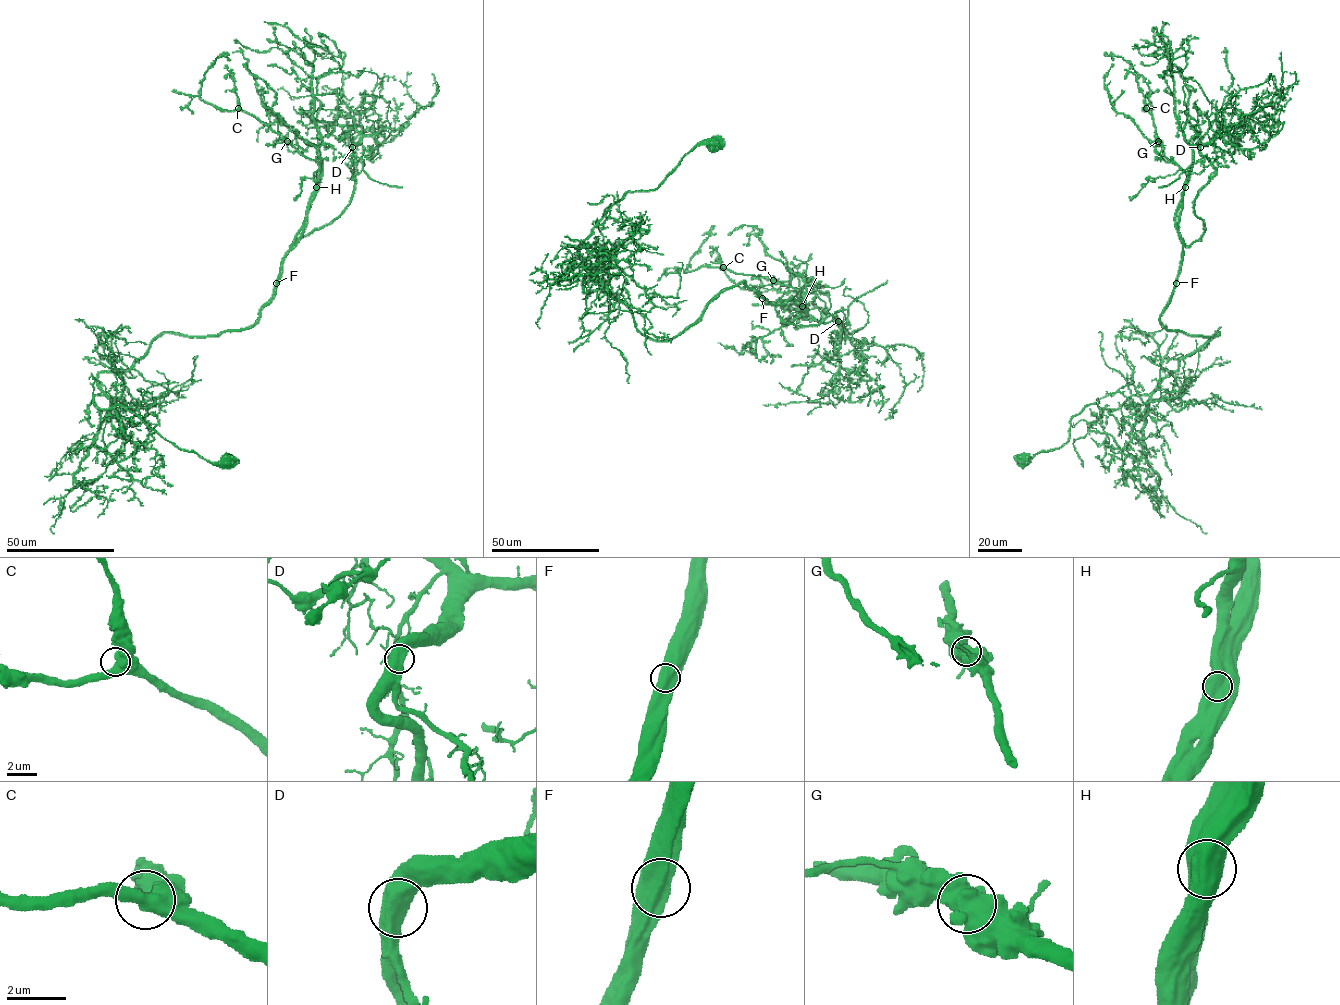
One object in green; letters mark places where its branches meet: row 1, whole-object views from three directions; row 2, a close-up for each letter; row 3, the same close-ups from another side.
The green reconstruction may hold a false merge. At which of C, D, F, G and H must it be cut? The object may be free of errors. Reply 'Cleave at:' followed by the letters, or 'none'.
Cleave at: H

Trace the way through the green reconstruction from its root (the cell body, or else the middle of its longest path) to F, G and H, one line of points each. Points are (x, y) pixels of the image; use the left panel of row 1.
F: (228, 460), (178, 448), (118, 404), (100, 409), (97, 376), (127, 370), (165, 333), (251, 326), (276, 283)
G: (228, 460), (93, 396), (99, 373), (127, 370), (165, 333), (258, 318), (319, 168), (287, 141)
H: (228, 460), (178, 448), (118, 404), (100, 409), (97, 376), (127, 370), (165, 333), (251, 326), (316, 187)

